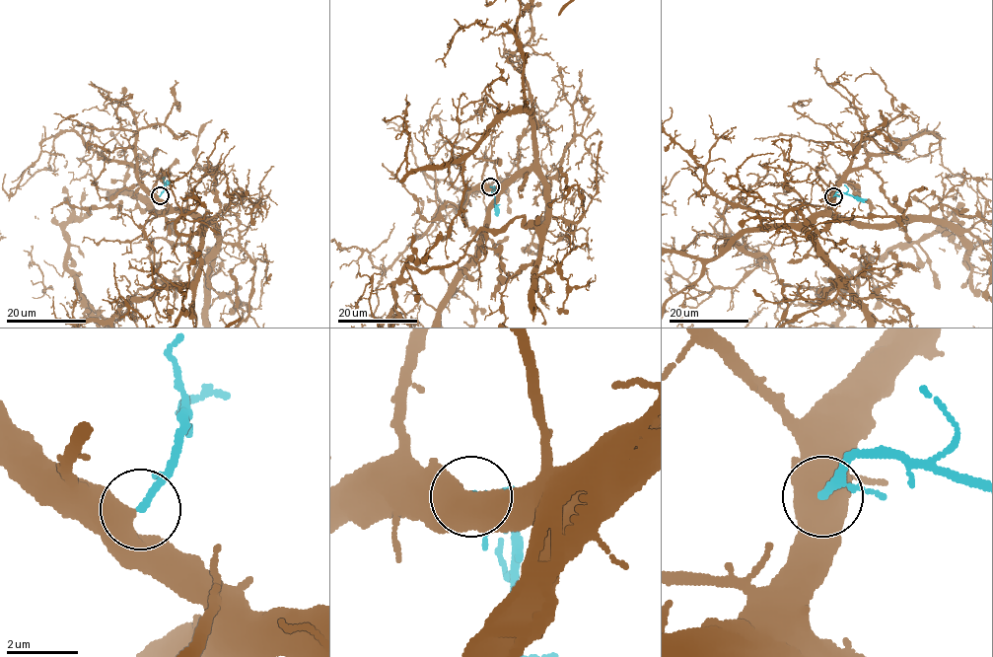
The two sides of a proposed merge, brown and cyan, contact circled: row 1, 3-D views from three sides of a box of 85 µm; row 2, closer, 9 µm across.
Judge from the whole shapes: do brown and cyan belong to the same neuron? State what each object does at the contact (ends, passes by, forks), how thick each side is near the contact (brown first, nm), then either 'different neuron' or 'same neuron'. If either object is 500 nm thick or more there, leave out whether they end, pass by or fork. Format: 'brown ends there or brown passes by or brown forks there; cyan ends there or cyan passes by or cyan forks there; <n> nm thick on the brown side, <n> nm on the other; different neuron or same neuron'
650 nm thick on the brown side, 200 nm on the other; same neuron

